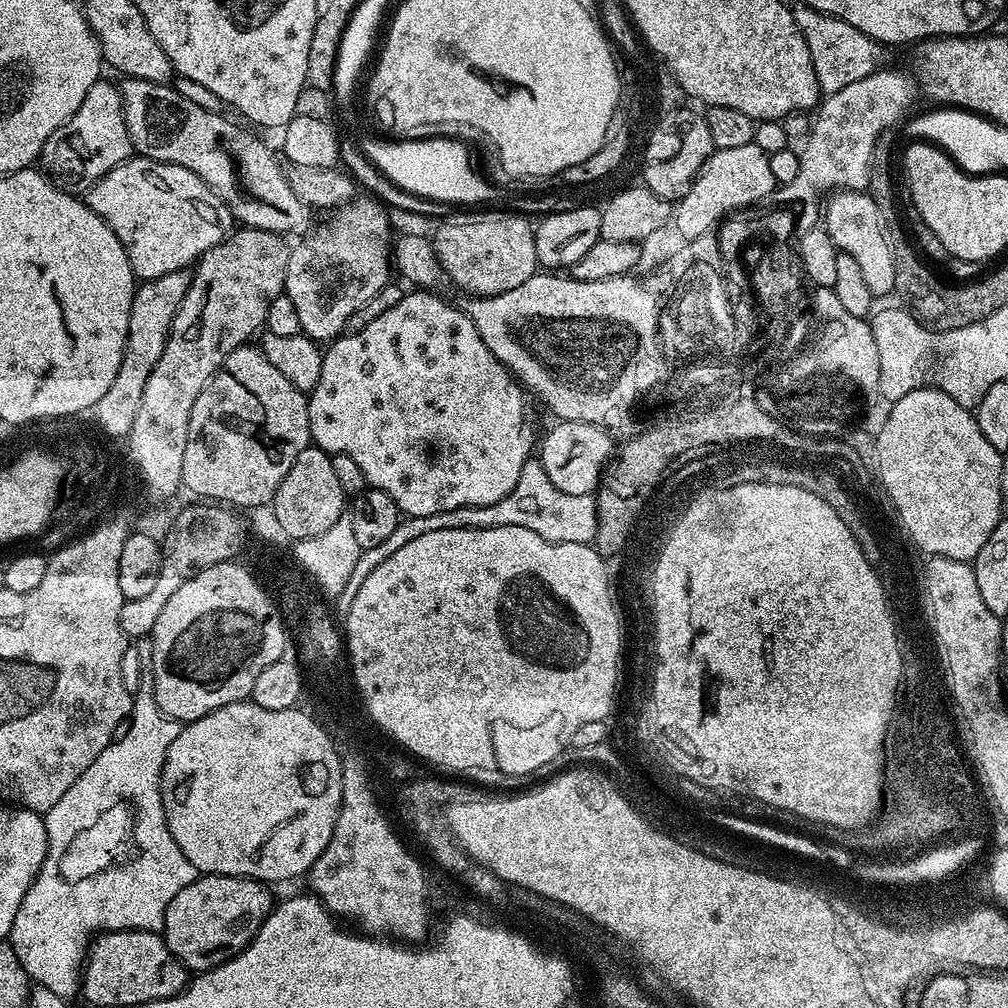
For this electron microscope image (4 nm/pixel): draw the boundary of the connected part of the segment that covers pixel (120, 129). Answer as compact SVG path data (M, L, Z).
M101 78L90 86L82 106L71 118L50 138L46 138L46 146L40 151L39 167L45 176L66 192L73 194L87 193L114 166L126 162L133 155L130 134L126 130L124 103L120 97L120 89L107 78Z

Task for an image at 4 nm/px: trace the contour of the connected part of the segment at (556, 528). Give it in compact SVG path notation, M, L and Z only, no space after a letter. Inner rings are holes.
M529 458L522 466L522 474L518 474L518 482L514 482L514 490L506 494L497 504L490 506L474 506L473 508L455 508L429 516L410 516L401 519L398 530L390 534L378 546L363 549L358 558L358 564L350 576L346 588L338 599L341 609L347 610L354 594L358 594L358 586L381 562L386 562L390 554L402 550L406 542L419 538L422 534L430 534L430 530L450 530L451 528L493 528L494 526L526 526L526 530L534 530L534 534L542 534L544 540L555 544L562 542L578 542L579 544L592 544L596 539L600 513L595 495L566 494L558 490L550 478L546 478L546 470L541 466L539 459Z

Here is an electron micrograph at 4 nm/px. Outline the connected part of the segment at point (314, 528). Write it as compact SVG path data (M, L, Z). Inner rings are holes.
M315 446L302 450L302 454L294 458L294 466L290 466L286 478L282 478L282 486L278 486L271 504L292 542L325 533L346 512L346 497L334 475L332 456Z

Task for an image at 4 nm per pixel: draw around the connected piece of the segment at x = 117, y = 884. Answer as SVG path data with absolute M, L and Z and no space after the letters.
M144 690L141 696L135 697L132 715L123 731L106 746L106 750L102 750L102 754L98 754L98 758L94 758L94 762L90 762L78 782L54 802L52 809L43 813L48 835L46 858L30 890L26 890L22 906L18 906L18 914L14 914L14 926L7 943L12 945L14 954L18 954L18 962L22 962L22 970L26 970L33 985L45 987L67 1002L80 991L78 969L88 955L93 934L163 933L166 906L178 898L178 890L196 880L196 867L186 854L182 854L178 842L174 842L164 814L164 759L170 742L178 738L181 727L181 721L164 716L151 691Z

